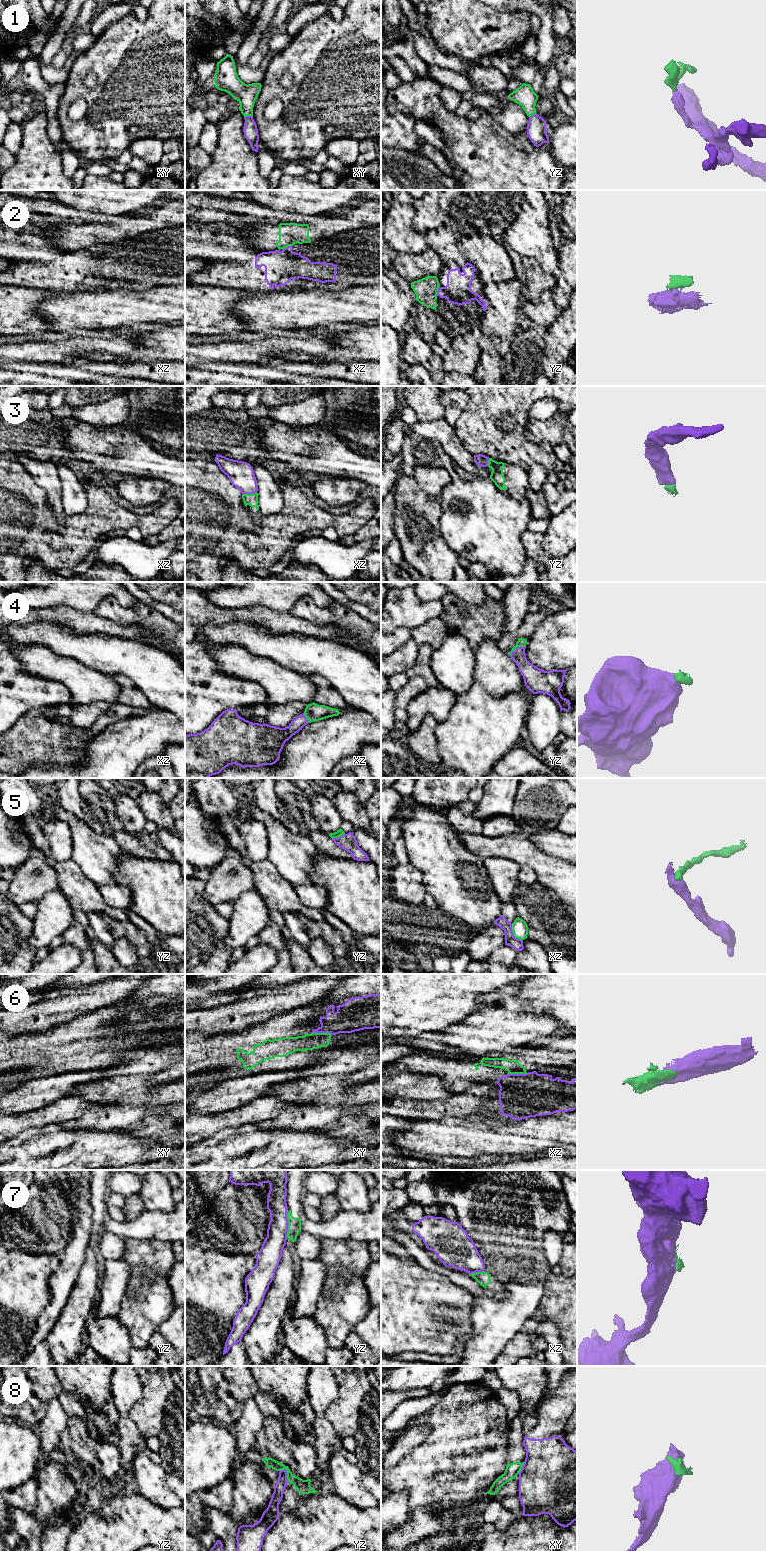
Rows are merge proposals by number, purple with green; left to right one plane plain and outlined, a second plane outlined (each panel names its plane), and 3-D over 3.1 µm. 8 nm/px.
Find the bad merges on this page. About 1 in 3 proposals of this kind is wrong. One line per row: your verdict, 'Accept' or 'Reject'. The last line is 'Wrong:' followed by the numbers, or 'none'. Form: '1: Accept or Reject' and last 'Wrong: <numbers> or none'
1: Accept
2: Reject
3: Accept
4: Accept
5: Reject
6: Reject
7: Reject
8: Reject
Wrong: 2, 5, 6, 7, 8

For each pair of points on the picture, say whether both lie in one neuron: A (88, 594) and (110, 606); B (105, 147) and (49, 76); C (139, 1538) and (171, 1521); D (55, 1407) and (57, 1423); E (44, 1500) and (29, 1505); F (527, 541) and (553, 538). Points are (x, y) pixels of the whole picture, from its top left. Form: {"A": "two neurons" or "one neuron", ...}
{"A": "two neurons", "B": "two neurons", "C": "one neuron", "D": "one neuron", "E": "two neurons", "F": "two neurons"}

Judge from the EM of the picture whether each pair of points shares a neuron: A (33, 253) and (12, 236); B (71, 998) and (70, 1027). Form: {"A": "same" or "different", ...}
{"A": "same", "B": "different"}

